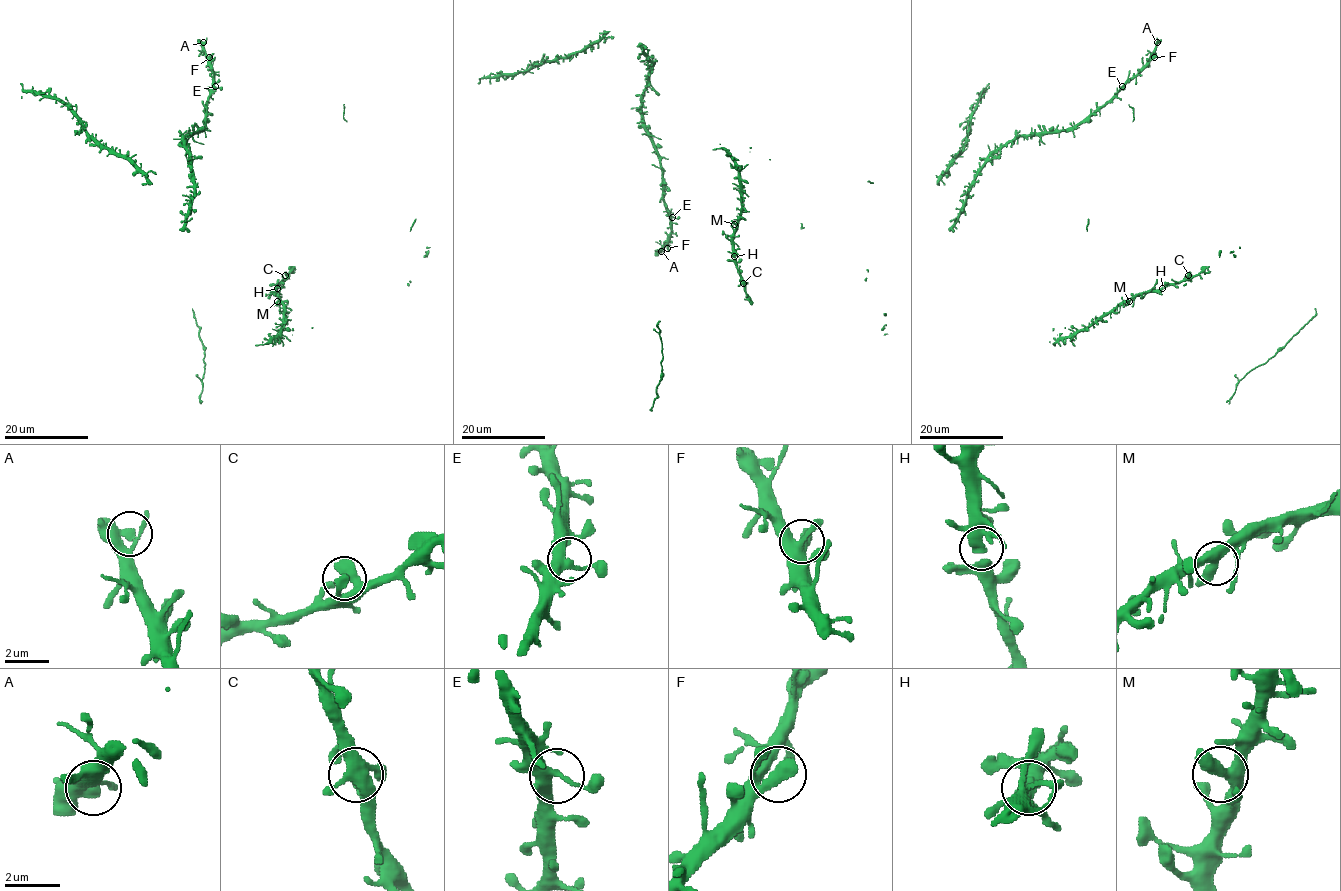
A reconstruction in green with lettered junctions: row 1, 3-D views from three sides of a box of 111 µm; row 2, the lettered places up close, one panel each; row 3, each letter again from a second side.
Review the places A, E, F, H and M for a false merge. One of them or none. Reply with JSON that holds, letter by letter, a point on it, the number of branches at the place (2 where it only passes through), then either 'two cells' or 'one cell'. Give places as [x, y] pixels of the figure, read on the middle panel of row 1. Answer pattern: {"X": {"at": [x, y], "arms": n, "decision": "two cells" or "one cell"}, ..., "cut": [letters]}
{"A": {"at": [661, 251], "arms": 3, "decision": "one cell"}, "E": {"at": [672, 217], "arms": 3, "decision": "one cell"}, "F": {"at": [667, 248], "arms": 2, "decision": "one cell"}, "H": {"at": [734, 256], "arms": 2, "decision": "one cell"}, "M": {"at": [734, 224], "arms": 3, "decision": "one cell"}, "cut": []}

